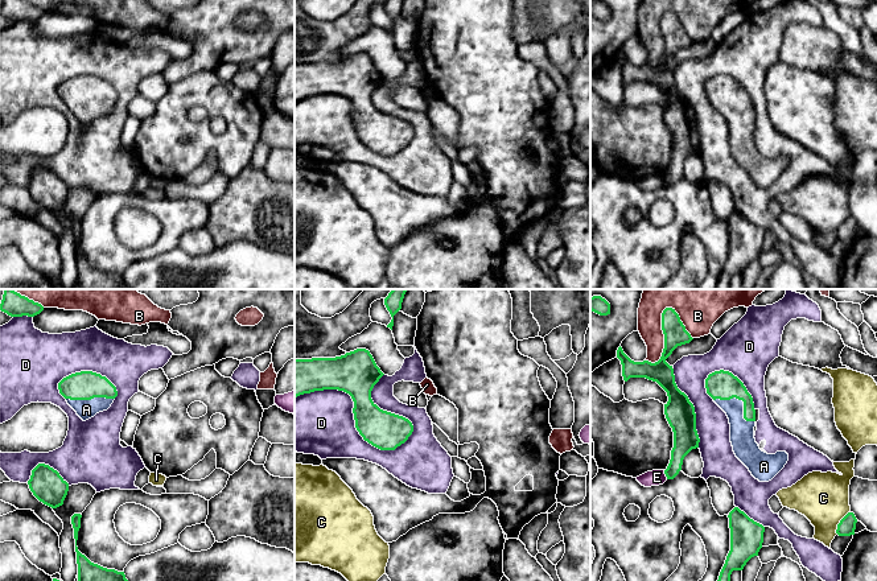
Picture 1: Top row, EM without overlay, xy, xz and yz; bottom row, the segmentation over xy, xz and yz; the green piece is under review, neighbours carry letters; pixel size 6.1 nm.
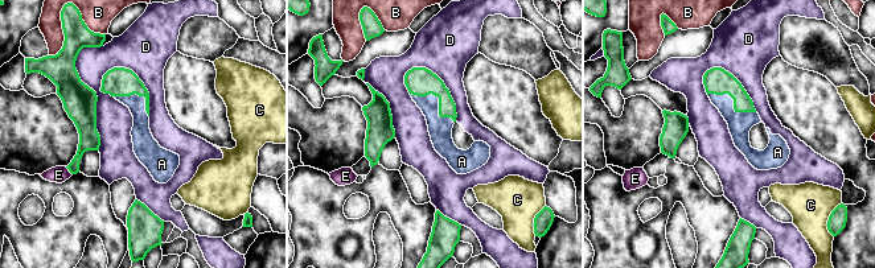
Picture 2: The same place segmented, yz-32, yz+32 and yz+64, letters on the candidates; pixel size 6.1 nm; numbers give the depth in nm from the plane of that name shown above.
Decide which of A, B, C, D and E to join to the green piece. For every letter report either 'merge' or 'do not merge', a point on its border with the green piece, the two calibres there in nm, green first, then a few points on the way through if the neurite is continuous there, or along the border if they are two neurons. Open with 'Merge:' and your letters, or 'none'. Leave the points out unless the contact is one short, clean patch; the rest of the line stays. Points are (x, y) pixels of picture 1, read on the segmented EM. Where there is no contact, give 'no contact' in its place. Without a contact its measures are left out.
Merge: A
A: merge; contact yz (741, 399); calibres 180 and 150 nm; way yz (721, 384), (741, 399), (742, 440)
B: do not merge; contact yz (665, 337); calibres 140 and 220 nm
C: do not merge; contact yz (839, 523); calibres 110 and 320 nm
D: do not merge; contact xz (354, 416); calibres 240 and 400 nm
E: do not merge; contact yz (665, 473); calibres 150 and 100 nm; border yz (663, 470), (667, 478)

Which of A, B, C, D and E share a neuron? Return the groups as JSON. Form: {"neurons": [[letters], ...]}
{"neurons": [["A"], ["B"], ["C"], ["D"], ["E"]]}

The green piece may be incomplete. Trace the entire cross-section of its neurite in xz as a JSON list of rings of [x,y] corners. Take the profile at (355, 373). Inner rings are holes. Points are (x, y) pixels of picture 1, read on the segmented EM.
[[[357,349],[335,358],[295,359],[295,399],[324,390],[349,393],[354,401],[355,428],[363,440],[380,450],[395,450],[412,434],[413,425],[408,419],[383,411],[372,401],[371,391],[383,375],[366,349]]]

